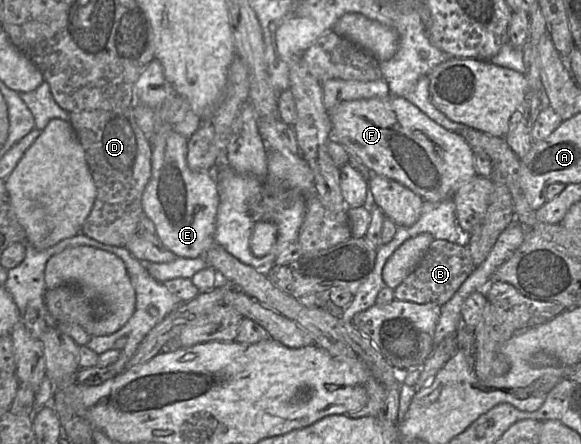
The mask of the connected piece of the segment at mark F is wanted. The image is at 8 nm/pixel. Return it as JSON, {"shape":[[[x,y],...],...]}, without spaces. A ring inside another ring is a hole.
{"shape":[[[389,95],[386,98],[370,98],[345,101],[328,111],[332,126],[332,138],[350,155],[354,155],[371,173],[385,176],[406,186],[424,201],[440,202],[452,199],[455,191],[477,175],[474,152],[457,132],[447,130],[430,119],[408,99]]]}

